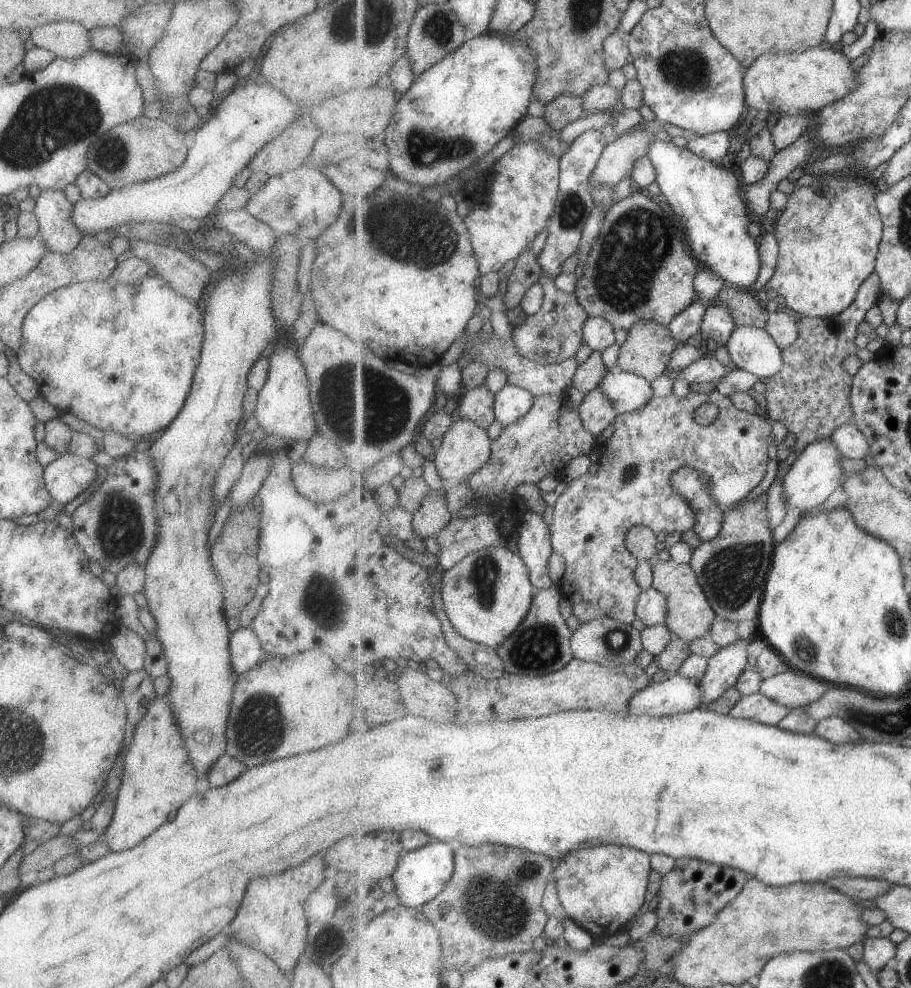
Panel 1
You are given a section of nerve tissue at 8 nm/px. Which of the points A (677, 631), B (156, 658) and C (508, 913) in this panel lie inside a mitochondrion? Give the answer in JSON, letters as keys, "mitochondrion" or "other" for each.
{"A":"other","B":"other","C":"mitochondrion"}

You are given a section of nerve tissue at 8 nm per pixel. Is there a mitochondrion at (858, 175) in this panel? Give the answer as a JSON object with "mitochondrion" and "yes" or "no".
{"mitochondrion":"no"}

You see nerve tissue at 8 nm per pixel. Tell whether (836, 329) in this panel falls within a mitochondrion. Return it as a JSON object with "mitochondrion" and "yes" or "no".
{"mitochondrion":"yes"}

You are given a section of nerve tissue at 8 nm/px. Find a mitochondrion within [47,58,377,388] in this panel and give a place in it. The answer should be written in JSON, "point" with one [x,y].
{"point":[109,154]}

